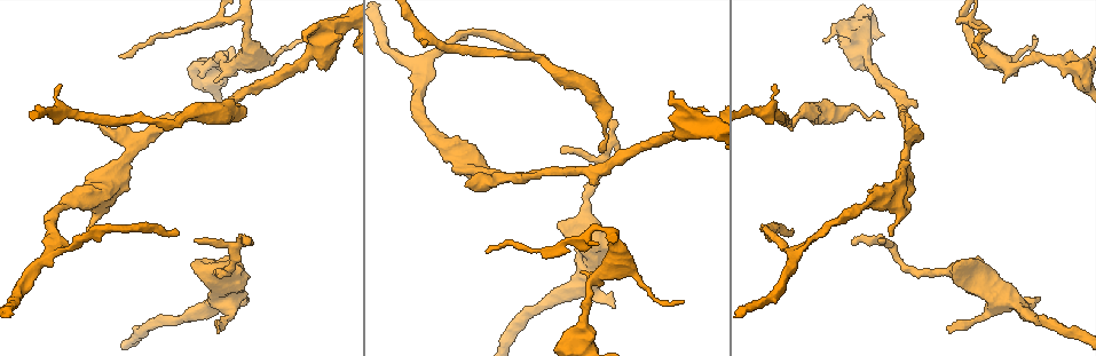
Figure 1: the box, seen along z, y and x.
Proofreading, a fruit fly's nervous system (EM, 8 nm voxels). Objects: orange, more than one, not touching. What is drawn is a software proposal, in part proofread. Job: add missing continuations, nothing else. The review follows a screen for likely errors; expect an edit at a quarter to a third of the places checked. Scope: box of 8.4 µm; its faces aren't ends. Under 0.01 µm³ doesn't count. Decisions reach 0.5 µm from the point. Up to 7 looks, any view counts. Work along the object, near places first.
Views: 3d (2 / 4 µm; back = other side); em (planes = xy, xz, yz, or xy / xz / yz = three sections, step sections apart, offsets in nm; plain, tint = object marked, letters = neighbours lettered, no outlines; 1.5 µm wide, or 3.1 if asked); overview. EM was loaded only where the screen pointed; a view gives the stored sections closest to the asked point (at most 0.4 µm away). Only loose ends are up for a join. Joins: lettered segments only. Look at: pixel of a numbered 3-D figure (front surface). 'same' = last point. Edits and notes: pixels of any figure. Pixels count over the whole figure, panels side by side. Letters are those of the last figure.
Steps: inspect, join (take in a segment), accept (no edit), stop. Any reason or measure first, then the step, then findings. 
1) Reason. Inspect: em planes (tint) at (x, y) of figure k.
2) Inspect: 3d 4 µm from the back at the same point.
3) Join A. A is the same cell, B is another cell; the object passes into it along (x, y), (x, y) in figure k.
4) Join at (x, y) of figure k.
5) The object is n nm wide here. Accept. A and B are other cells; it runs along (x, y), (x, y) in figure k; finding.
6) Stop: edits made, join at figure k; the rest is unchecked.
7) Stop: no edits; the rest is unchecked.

Thick end. Inspect: em xz step 4 (plain) at (191, 263) of figure 1.

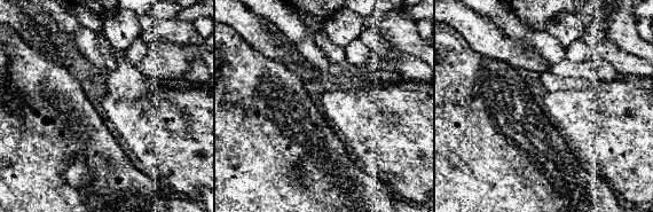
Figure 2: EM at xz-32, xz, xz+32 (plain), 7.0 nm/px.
Inspect: em xz step 4 (letters) at the same point.

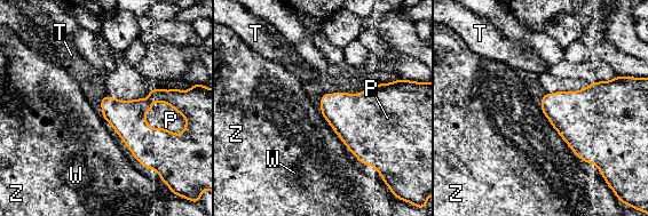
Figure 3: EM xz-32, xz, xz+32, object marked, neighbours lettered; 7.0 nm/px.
Accept. P, T, W and Z are other cells; a border runs along (540, 109), (552, 127), (562, 137) in figure 3; no lettered segment goes on from it.

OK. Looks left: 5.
Tapers out. Inspect: em planes (letters) at (177, 233) of figure 1.

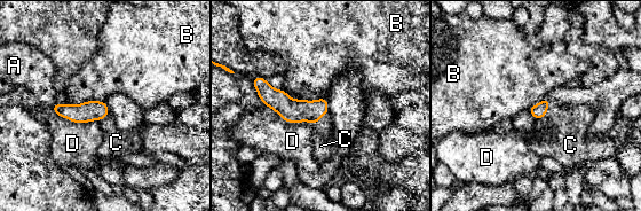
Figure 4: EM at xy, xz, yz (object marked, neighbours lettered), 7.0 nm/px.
The object is 100 nm wide here. Join C. C is the same cell, A, B and D are other cells; the object passes into it along (539, 110), (546, 111), (568, 125) in figure 4; the neuron continues.

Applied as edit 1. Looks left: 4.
Thin end. Inspect: em planes (tint) at (981, 55) of figure 1.

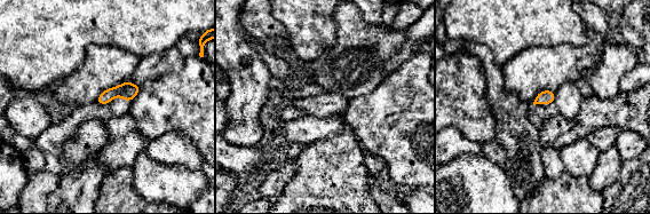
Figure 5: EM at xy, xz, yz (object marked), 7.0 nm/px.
Inspect: em planes (letters) at the same point.

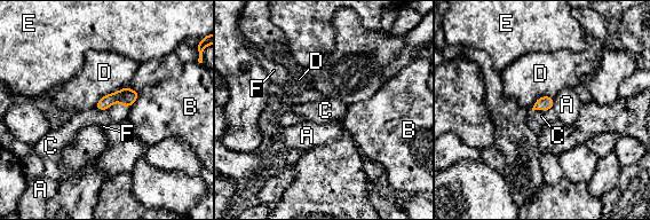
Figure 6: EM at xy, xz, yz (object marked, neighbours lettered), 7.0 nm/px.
Accept. A, B, C, D, E and F are other cells; a border runs along (127, 107), (113, 102), (95, 109) in figure 6; none of them fits.

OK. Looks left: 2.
Stop: edits made, join at figure 4; the rest is unchecked.

